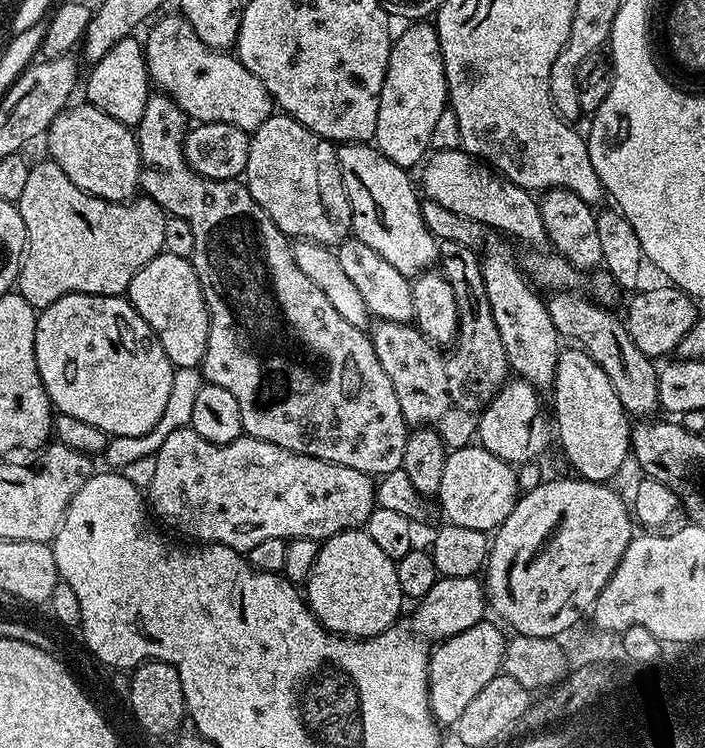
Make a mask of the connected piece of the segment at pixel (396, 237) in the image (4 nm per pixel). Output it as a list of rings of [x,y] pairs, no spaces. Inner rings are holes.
[[[372,142],[341,144],[336,148],[336,157],[352,207],[355,239],[374,248],[405,278],[414,278],[433,267],[439,261],[439,241],[422,221],[422,200],[412,189],[412,180],[408,177],[411,175],[390,162],[390,158],[379,152]]]

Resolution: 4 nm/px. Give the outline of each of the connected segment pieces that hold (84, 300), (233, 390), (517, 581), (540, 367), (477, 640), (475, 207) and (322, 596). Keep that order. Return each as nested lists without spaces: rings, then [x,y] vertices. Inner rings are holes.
[[[71,292],[58,298],[58,302],[45,303],[43,308],[36,317],[34,358],[53,409],[70,414],[70,418],[90,422],[90,426],[104,431],[108,438],[138,438],[154,430],[158,418],[162,418],[162,410],[166,410],[166,402],[170,402],[174,369],[170,358],[166,358],[166,350],[162,350],[162,342],[158,342],[156,331],[140,317],[132,301],[124,296]]]
[[[152,94],[148,98],[146,114],[142,116],[139,124],[135,125],[134,131],[140,147],[139,191],[147,199],[153,200],[159,208],[163,208],[168,216],[186,218],[186,222],[190,222],[190,226],[194,229],[194,254],[190,259],[193,270],[198,274],[198,282],[202,286],[202,294],[208,307],[208,341],[202,365],[202,375],[205,381],[214,386],[223,386],[229,394],[234,394],[234,399],[238,402],[238,411],[242,413],[242,426],[247,435],[266,442],[274,442],[291,452],[306,454],[319,460],[329,460],[338,466],[350,466],[350,470],[362,470],[373,478],[385,476],[390,470],[402,468],[402,454],[406,450],[406,438],[410,428],[409,425],[403,425],[400,422],[402,406],[398,406],[398,394],[394,394],[394,386],[390,386],[390,378],[386,378],[386,370],[382,370],[382,362],[378,362],[378,354],[374,354],[371,335],[365,329],[346,326],[345,322],[342,324],[342,348],[338,348],[340,346],[340,326],[336,328],[336,324],[334,324],[332,338],[328,340],[328,336],[324,336],[324,332],[314,334],[318,330],[318,328],[314,328],[314,324],[304,324],[302,318],[300,320],[294,318],[296,310],[292,310],[292,316],[288,316],[288,322],[286,322],[286,318],[284,320],[280,318],[280,314],[274,306],[280,302],[274,302],[274,300],[304,300],[304,296],[308,294],[304,290],[310,290],[314,286],[310,286],[310,282],[306,282],[306,274],[302,274],[302,270],[298,270],[298,266],[294,262],[289,237],[285,236],[282,230],[278,230],[278,226],[274,226],[270,214],[266,214],[266,210],[262,210],[262,206],[258,206],[258,202],[254,202],[247,183],[241,182],[239,179],[211,180],[198,174],[188,165],[188,159],[184,157],[184,138],[188,134],[189,127],[189,117],[185,116],[183,110],[168,95]],[[304,328],[310,332],[310,334],[306,332],[308,346],[300,346],[300,342],[304,340]]]
[[[571,478],[572,480],[548,480],[545,484],[540,484],[537,488],[532,488],[528,493],[526,491],[519,497],[513,512],[502,521],[500,527],[494,532],[490,540],[488,550],[488,558],[482,569],[482,583],[486,593],[486,604],[497,621],[505,620],[513,629],[513,633],[521,636],[533,636],[534,638],[546,638],[550,640],[553,632],[560,633],[562,628],[568,631],[572,627],[572,620],[576,615],[582,614],[587,617],[589,613],[595,609],[596,600],[600,596],[600,591],[606,586],[606,582],[612,580],[614,570],[618,566],[618,562],[622,558],[622,554],[626,554],[626,546],[630,546],[634,535],[634,516],[630,511],[629,505],[624,505],[624,500],[615,492],[614,489],[608,488],[607,483],[597,482],[594,480],[581,480],[579,478]]]
[[[489,243],[480,260],[480,268],[494,326],[498,326],[498,338],[502,338],[509,369],[537,390],[551,389],[556,383],[562,337],[551,321],[545,297],[539,296],[541,293],[521,271],[517,257],[512,257],[511,250],[504,244]]]
[[[483,620],[443,639],[428,657],[428,705],[439,725],[455,725],[470,701],[503,669],[506,636],[493,621]]]
[[[459,148],[435,151],[427,157],[423,168],[423,195],[427,199],[438,202],[450,212],[485,224],[489,229],[504,230],[526,242],[531,249],[542,250],[549,245],[537,199],[527,189],[518,187],[490,169],[483,161]]]
[[[364,530],[339,532],[323,541],[318,550],[318,558],[314,558],[314,566],[303,585],[302,592],[308,601],[308,609],[316,615],[316,621],[323,628],[336,633],[337,636],[349,638],[382,634],[401,619],[400,607],[406,604],[402,586],[398,586],[396,561],[388,557],[382,547],[378,546]]]

